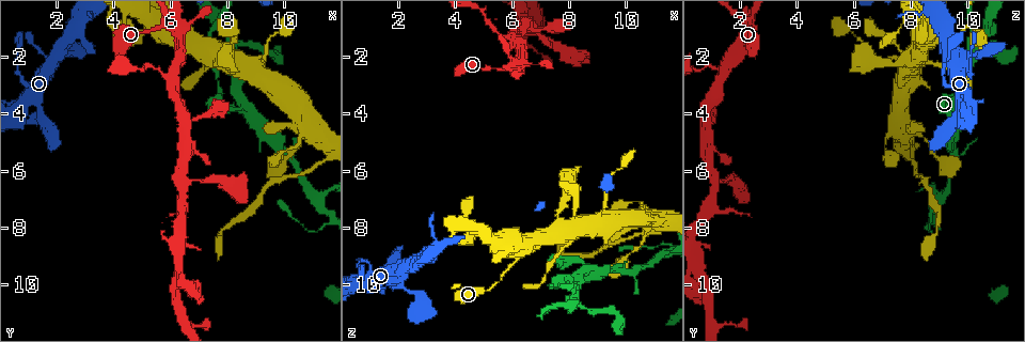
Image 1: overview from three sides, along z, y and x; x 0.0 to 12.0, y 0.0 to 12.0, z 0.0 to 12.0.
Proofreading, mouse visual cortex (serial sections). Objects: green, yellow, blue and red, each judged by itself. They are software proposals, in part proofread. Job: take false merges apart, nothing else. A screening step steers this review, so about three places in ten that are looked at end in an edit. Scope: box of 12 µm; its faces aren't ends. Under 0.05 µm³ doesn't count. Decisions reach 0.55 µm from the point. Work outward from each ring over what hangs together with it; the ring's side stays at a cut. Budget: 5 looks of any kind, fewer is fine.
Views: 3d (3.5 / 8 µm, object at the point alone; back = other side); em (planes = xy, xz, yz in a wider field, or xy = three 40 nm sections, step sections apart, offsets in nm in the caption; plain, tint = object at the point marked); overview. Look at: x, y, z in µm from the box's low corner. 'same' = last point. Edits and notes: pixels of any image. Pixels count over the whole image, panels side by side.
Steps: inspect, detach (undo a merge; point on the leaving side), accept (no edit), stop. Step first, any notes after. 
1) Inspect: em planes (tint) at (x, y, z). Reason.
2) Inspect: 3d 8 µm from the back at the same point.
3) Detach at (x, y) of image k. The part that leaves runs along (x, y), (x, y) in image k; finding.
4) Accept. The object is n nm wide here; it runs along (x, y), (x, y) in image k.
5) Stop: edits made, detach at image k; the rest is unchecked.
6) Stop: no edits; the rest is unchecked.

Inspect: 3d 3.5 µm at (5.9, 0.8, 2.4). Four or more arms meet.

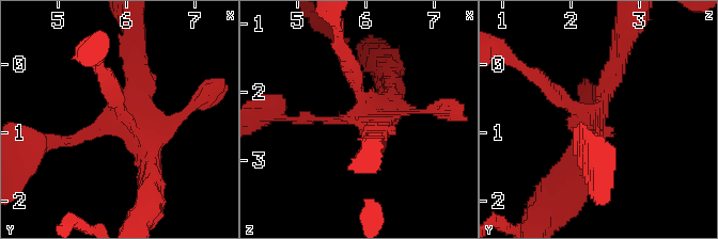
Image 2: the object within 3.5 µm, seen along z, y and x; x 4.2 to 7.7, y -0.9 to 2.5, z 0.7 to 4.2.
Inspect: em xy step 2 (tint) at (5.95, 0.80, 2.35).

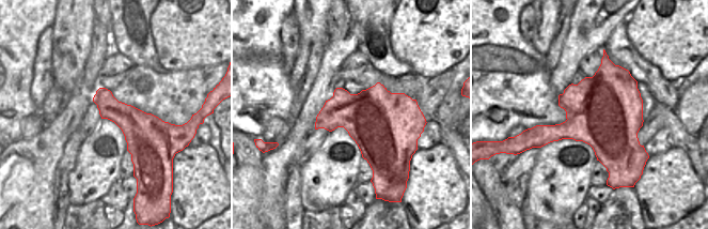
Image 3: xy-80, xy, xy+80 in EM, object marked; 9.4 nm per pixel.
Accept. It runs along (56, 141), (127, 122), (151, 177) in image 2; all the same cell.

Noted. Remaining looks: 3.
Inspect: em xy step 2 (tint) at (6.1, 2.8, 1.4).

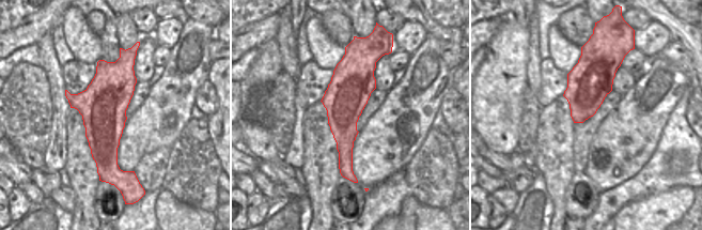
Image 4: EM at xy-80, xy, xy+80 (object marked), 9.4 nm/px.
Inspect: 3d 3.5 µm at the same point. Wider look.

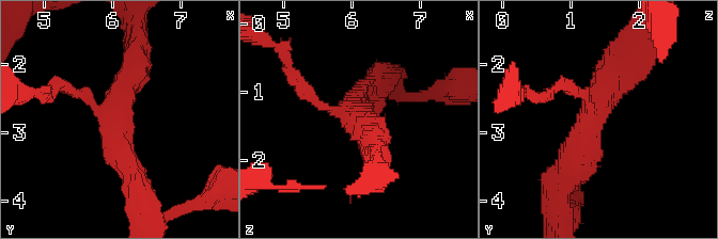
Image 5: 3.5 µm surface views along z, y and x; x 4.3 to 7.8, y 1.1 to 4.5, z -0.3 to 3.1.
Accept. 3 arms meet here; the arms are 150, 350, 400 nm wide; it runs along (359, 61), (345, 97), (343, 172) in image 4; continuous, no second cell.

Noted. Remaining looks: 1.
Stop: no edits; the rest is unchecked.

